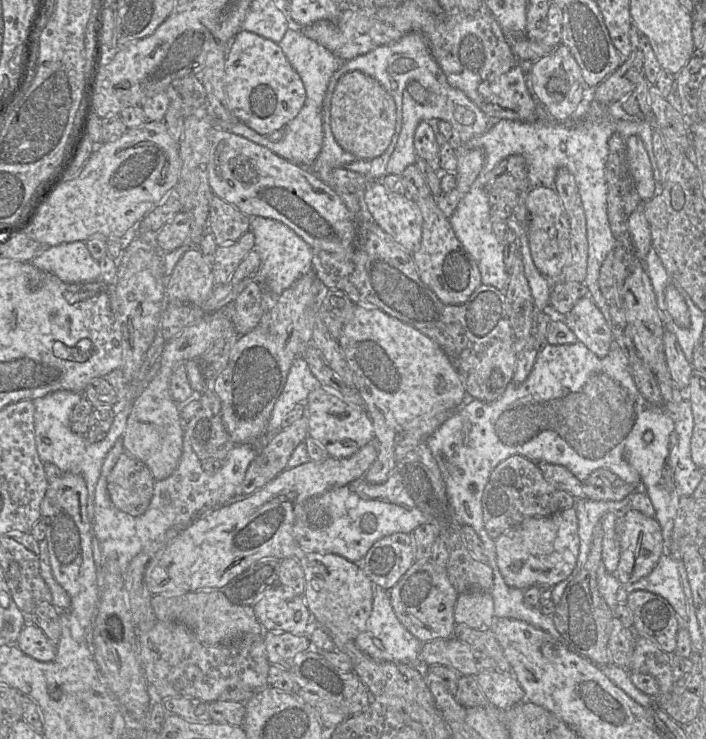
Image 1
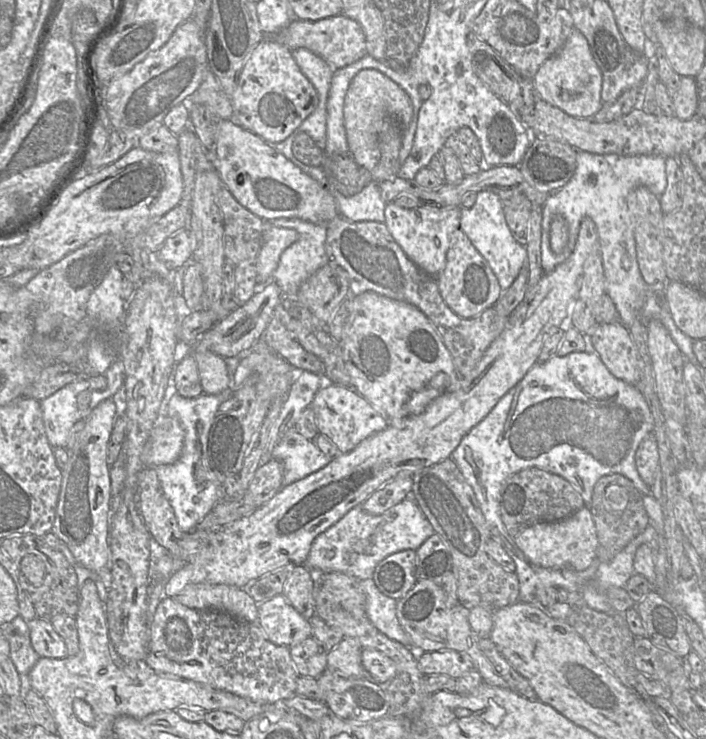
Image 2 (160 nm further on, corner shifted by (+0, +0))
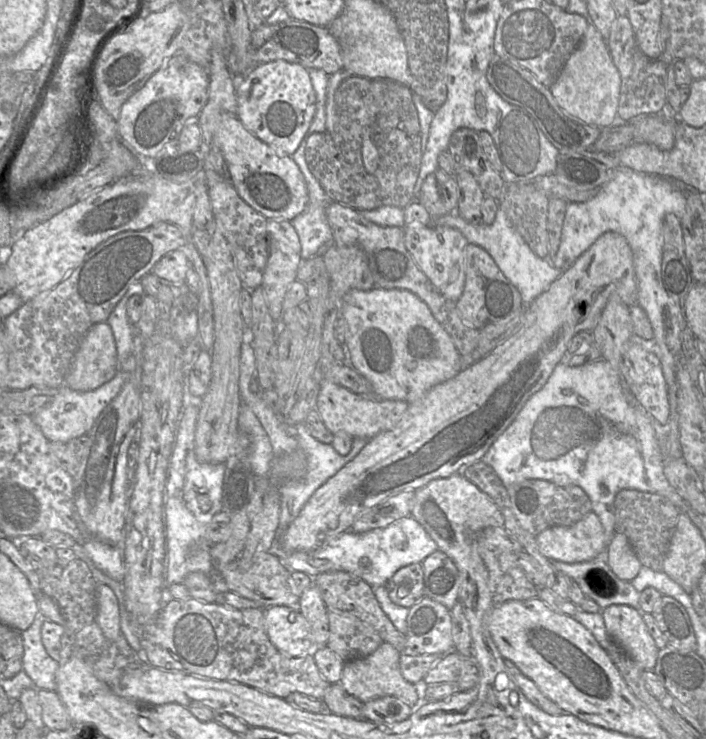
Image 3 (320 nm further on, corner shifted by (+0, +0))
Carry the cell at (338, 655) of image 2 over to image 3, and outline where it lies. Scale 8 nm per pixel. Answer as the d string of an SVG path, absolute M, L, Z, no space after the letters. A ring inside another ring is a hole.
M382 643L372 654L344 662L339 684L350 695L362 702L384 696L394 696L401 699L411 707L422 703L421 690L408 682L400 671L400 656L402 652L389 643Z

